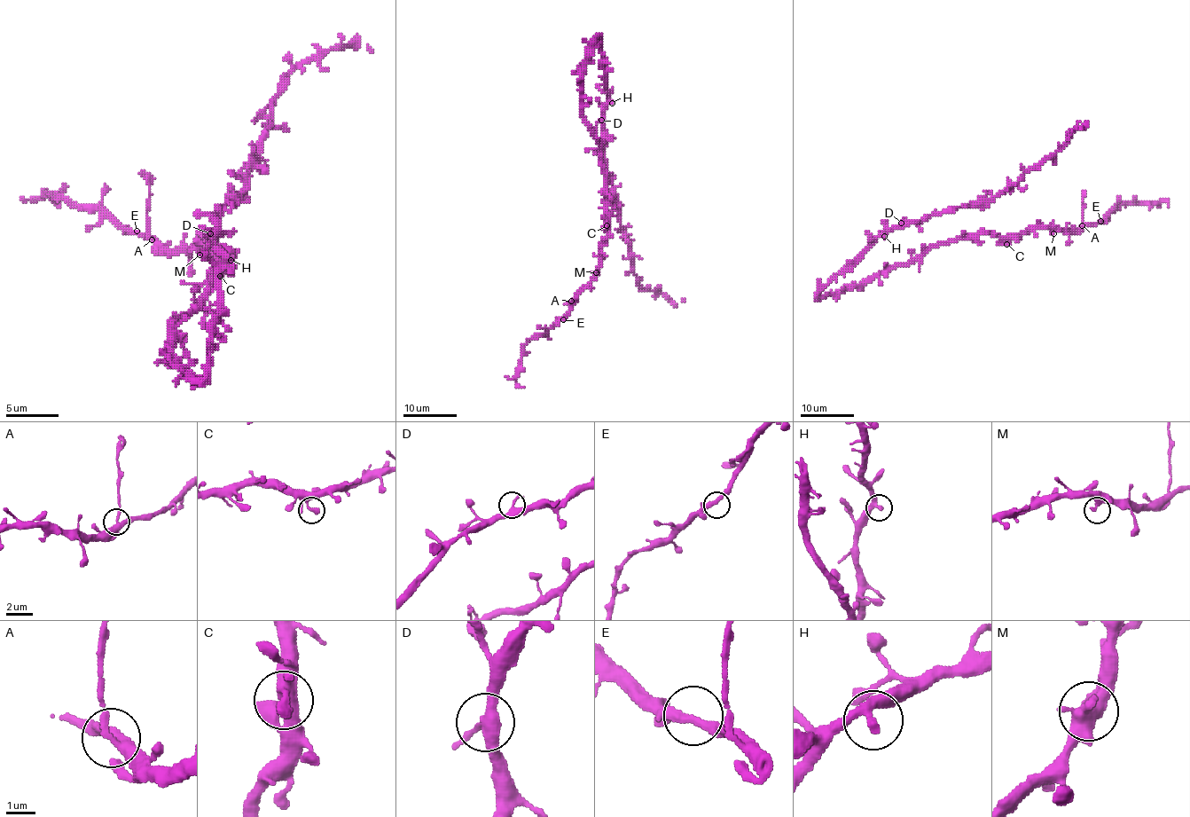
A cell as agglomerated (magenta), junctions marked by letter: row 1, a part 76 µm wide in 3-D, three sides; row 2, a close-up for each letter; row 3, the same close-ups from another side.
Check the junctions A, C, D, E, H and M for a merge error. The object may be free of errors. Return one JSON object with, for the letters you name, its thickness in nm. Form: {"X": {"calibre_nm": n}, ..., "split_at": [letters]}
{"A": {"calibre_nm": 280}, "split_at": ["A"]}

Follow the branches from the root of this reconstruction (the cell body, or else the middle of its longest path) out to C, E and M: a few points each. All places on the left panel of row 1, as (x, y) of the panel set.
C: (181, 365), (173, 357), (173, 323), (207, 292), (207, 281), (217, 268), (220, 255), (220, 276)
E: (181, 365), (173, 357), (173, 323), (207, 292), (220, 255), (220, 263), (207, 244), (165, 249), (137, 231)
M: (181, 365), (173, 357), (173, 323), (207, 292), (220, 255), (220, 263), (207, 244), (199, 255)

